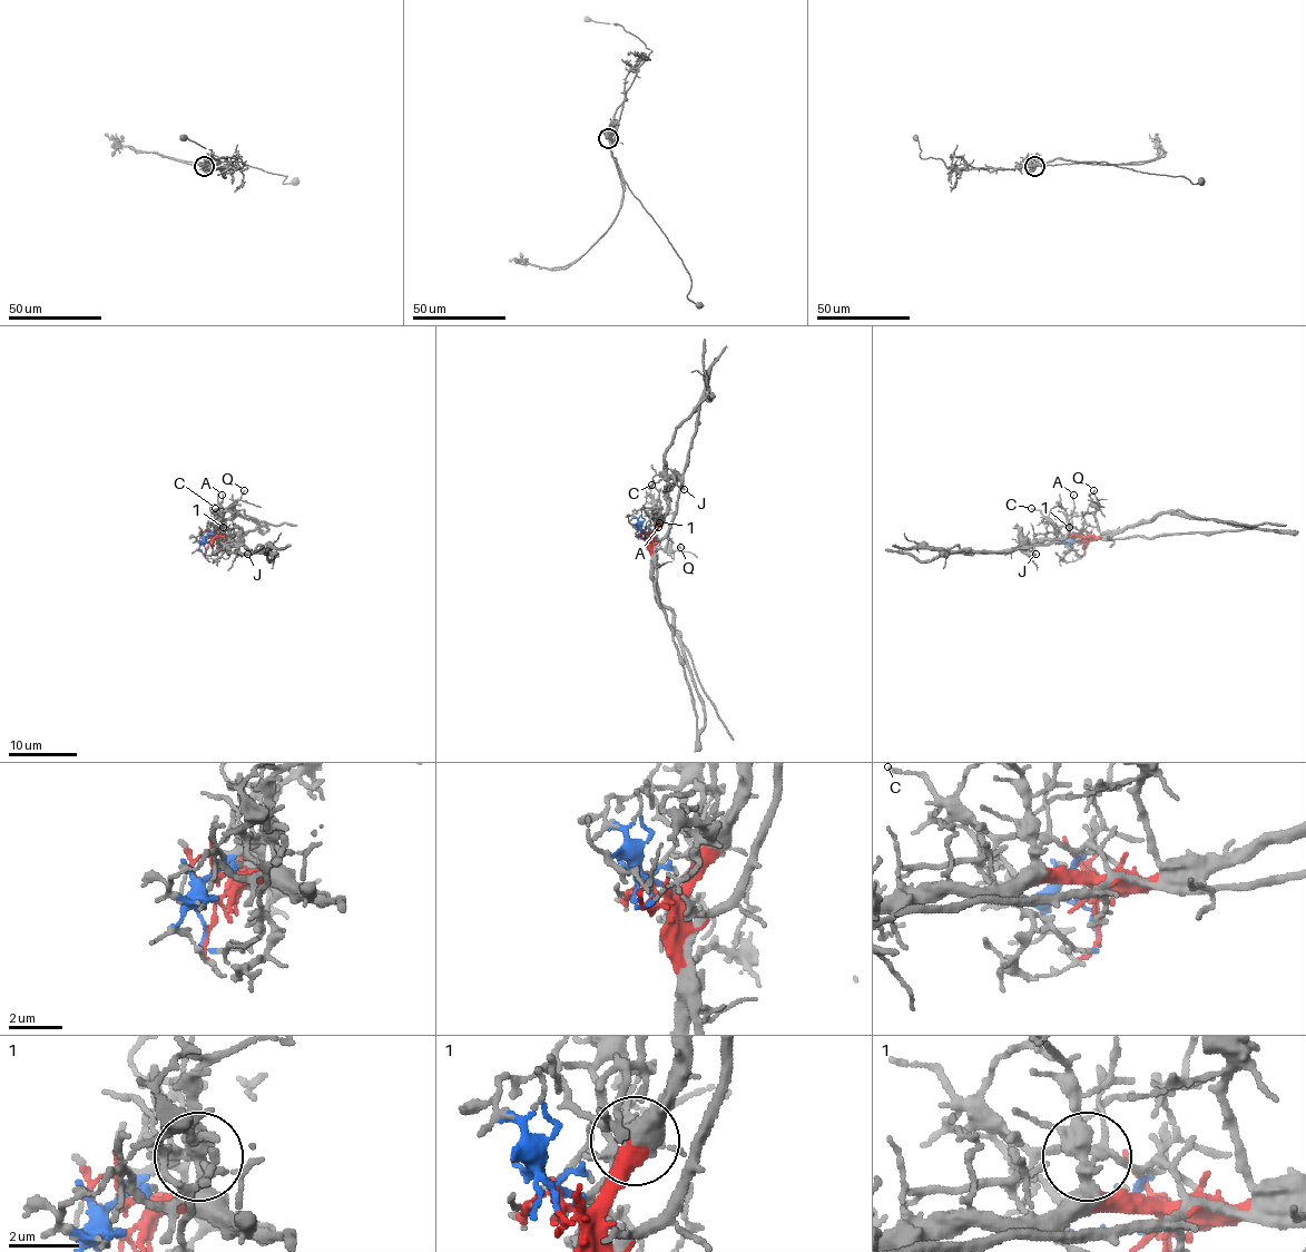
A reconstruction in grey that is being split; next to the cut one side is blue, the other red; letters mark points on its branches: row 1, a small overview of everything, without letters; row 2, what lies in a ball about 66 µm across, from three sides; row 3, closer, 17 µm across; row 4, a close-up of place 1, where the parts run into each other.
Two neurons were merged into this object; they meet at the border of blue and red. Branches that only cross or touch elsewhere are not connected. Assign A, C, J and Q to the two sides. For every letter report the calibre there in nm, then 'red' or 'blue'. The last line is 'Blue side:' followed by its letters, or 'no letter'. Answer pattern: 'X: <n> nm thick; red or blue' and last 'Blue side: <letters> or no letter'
A: 120 nm thick; red
C: 130 nm thick; blue
J: 140 nm thick; red
Q: 150 nm thick; red
Blue side: C

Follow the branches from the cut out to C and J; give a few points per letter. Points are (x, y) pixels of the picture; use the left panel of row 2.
C: (207, 541), (204, 539), (217, 526), (216, 507)
J: (209, 541), (231, 539), (242, 555), (248, 554)

